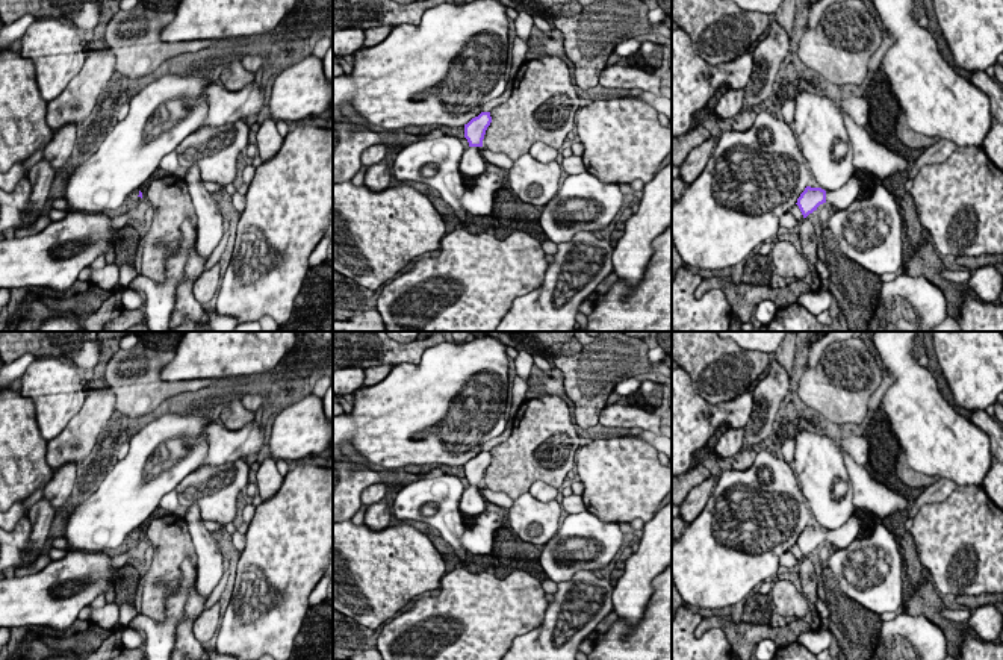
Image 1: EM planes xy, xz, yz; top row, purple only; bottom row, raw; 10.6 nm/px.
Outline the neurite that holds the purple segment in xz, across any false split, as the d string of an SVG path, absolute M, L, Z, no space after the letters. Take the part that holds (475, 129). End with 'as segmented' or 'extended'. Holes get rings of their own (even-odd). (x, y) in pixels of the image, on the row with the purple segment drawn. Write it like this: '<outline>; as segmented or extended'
M481 112L464 124L464 138L469 142L460 162L460 174L464 177L475 177L486 171L486 160L480 148L483 147L483 139L490 123L490 112Z; extended

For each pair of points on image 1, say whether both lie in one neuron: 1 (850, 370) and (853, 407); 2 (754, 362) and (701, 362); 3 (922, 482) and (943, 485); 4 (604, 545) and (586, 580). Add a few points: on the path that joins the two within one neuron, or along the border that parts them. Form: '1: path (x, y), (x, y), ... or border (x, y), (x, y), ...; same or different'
1: path (850, 379), (850, 398); same
2: path (740, 362), (714, 362); same
3: border (938, 479), (923, 489); different
4: border (592, 569), (580, 569), (569, 579), (557, 583); different

